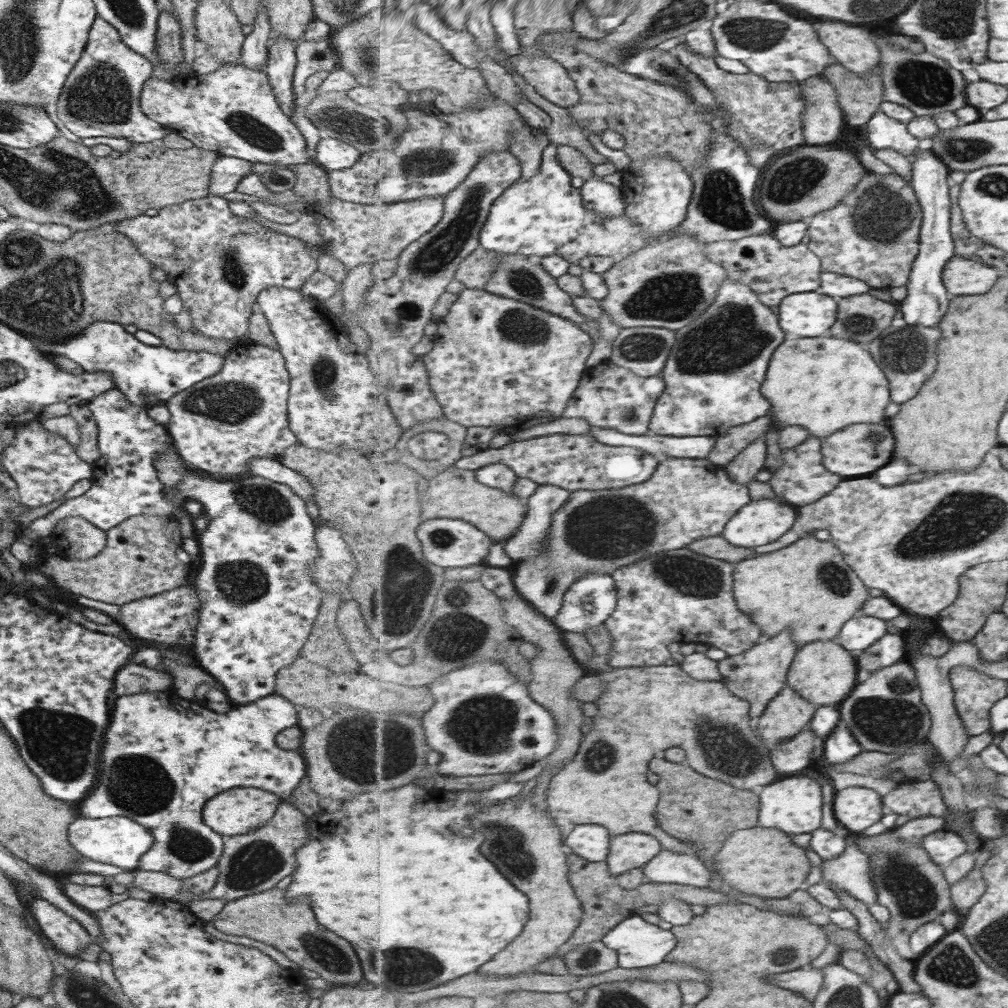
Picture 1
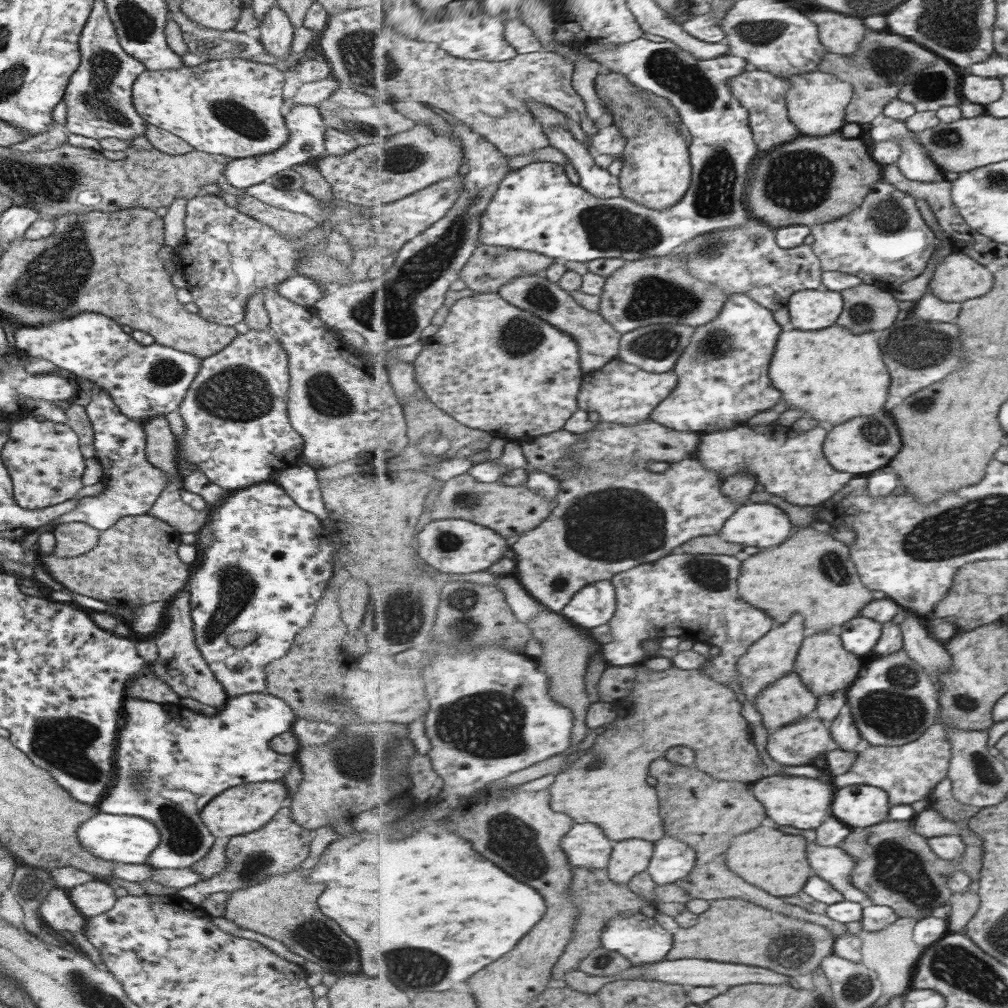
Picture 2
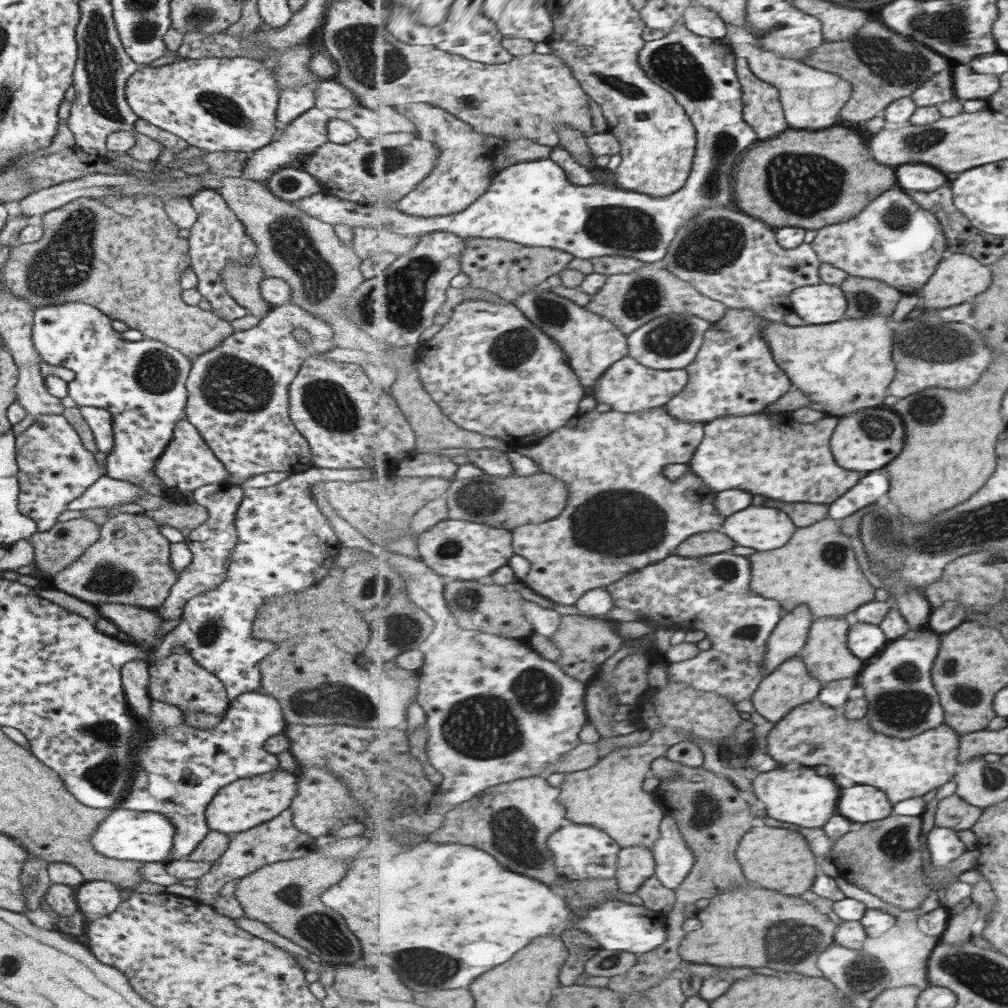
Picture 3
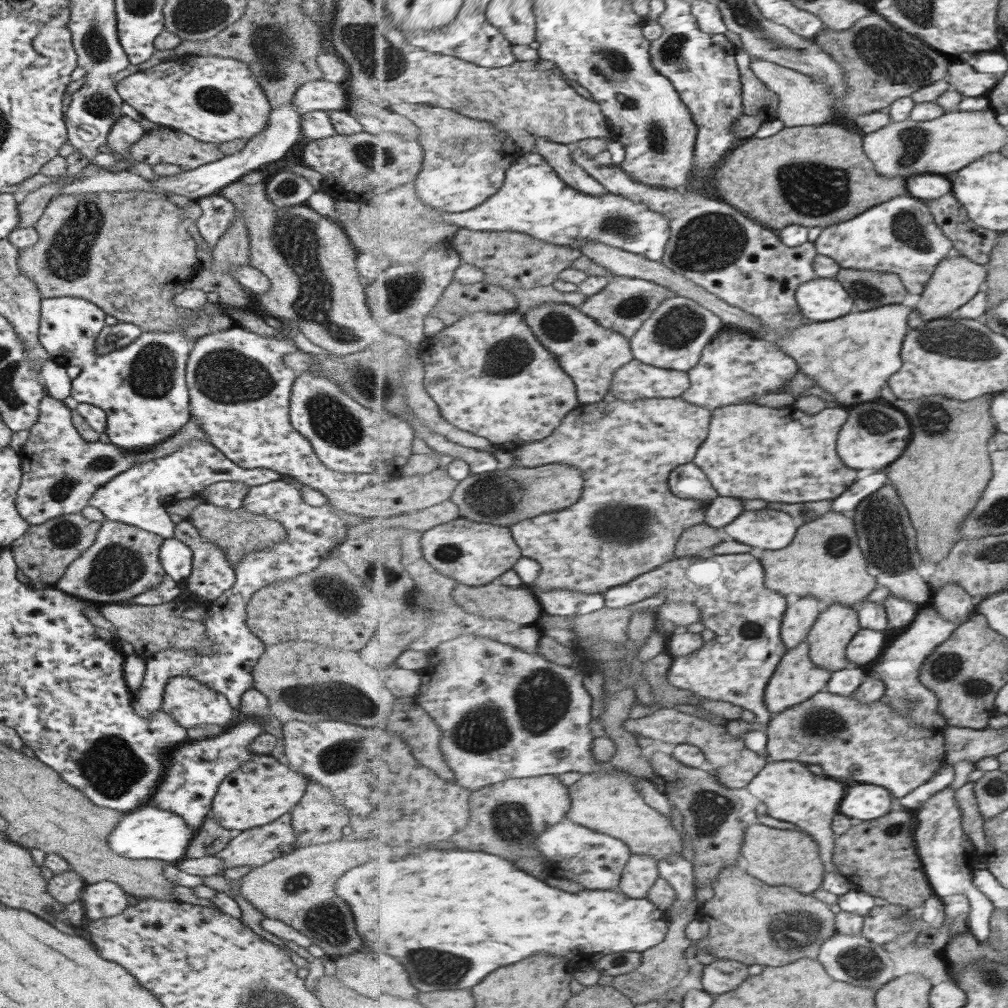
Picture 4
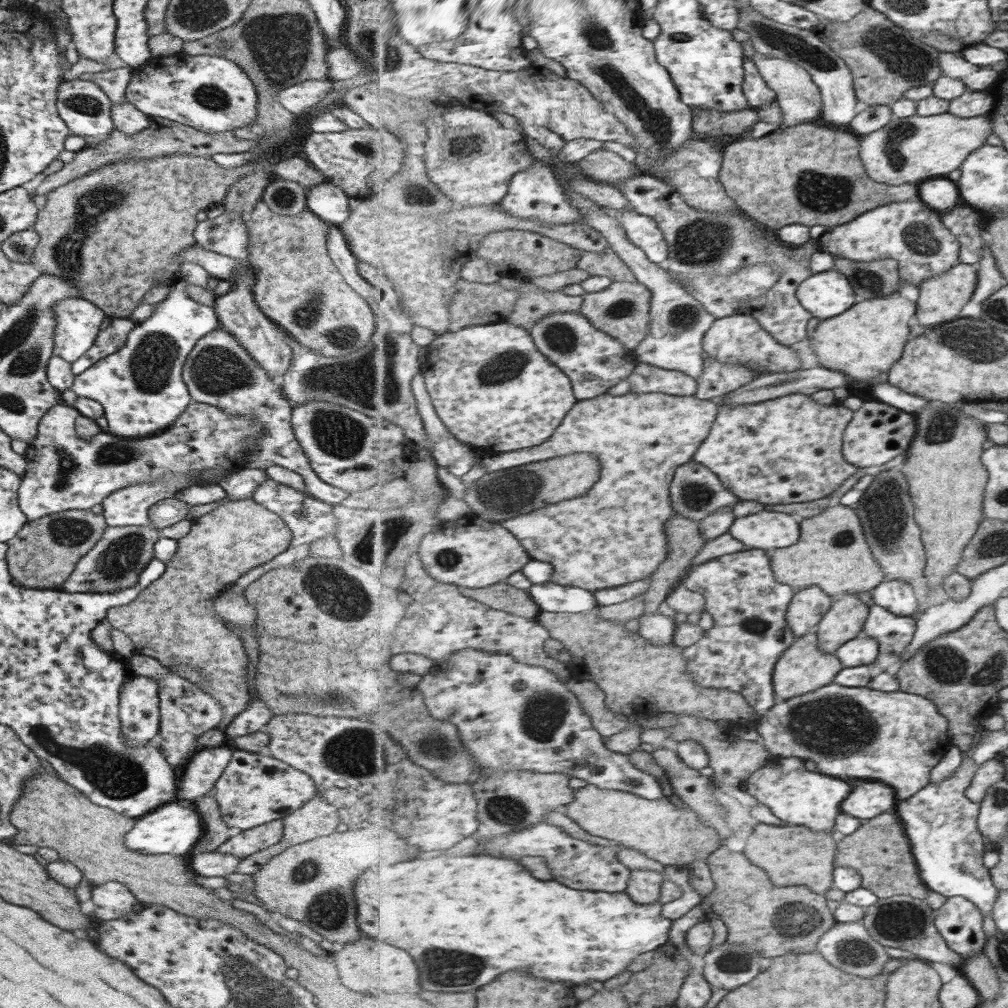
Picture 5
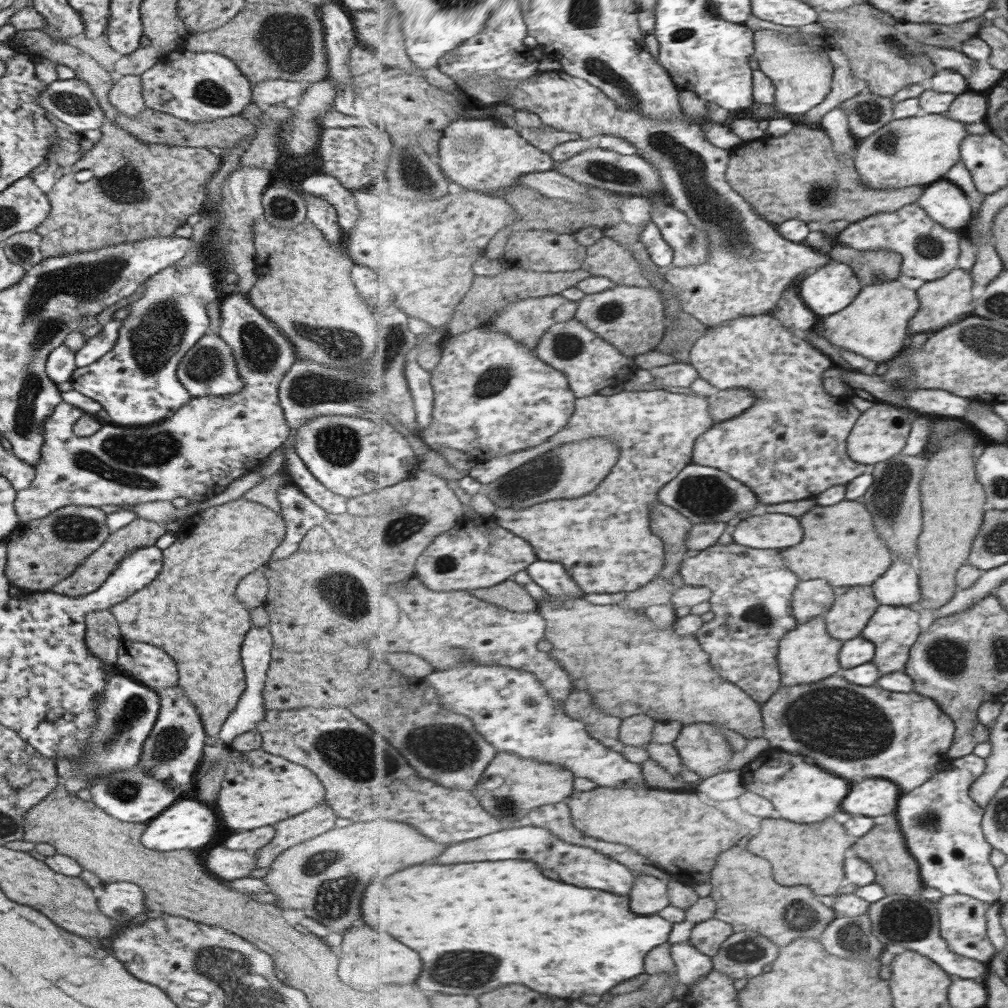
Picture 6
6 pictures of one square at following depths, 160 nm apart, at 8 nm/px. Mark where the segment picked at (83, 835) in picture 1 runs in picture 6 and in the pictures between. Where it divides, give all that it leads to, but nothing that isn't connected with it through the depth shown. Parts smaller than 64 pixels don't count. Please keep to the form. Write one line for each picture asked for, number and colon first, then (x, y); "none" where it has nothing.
2: (127, 839)
3: (144, 837)
4: (148, 833)
5: (170, 828)
6: (185, 824)

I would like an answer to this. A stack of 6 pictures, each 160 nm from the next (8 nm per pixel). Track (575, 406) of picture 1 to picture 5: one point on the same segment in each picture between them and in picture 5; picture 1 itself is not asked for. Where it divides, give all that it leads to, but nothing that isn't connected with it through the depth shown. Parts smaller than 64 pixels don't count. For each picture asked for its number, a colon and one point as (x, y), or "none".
2: (623, 393)
3: (629, 386)
4: (636, 380)
5: (646, 378)

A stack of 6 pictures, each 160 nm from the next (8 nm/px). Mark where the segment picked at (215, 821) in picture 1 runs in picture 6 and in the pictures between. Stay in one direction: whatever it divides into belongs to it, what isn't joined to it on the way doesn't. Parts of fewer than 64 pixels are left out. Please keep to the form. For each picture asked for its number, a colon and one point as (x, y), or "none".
2: (236, 811)
3: (244, 804)
4: (256, 792)
5: (253, 789)
6: (262, 789)

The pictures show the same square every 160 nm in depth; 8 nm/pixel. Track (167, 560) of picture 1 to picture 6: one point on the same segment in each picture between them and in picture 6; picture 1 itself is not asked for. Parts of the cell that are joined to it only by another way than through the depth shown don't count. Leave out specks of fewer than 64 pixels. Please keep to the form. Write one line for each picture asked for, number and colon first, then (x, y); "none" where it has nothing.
2: (134, 562)
3: (128, 564)
4: (122, 562)
5: (115, 561)
6: (87, 576)

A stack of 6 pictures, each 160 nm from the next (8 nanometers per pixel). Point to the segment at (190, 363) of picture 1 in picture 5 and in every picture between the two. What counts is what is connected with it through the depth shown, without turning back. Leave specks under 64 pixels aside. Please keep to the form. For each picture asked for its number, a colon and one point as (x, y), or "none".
2: (142, 381)
3: (141, 384)
4: (141, 389)
5: (139, 386)

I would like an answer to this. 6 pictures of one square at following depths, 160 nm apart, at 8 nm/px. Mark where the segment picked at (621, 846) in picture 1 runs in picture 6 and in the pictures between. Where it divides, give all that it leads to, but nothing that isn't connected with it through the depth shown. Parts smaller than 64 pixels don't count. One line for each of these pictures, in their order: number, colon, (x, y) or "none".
2: (630, 857)
3: (636, 864)
4: (642, 872)
5: (645, 887)
6: (650, 895)

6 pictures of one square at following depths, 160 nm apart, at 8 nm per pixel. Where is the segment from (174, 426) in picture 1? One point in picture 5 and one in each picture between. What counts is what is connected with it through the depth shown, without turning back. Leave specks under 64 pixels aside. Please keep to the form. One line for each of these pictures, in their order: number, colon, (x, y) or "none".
2: (236, 431)
3: (237, 393)
4: (238, 388)
5: (217, 371)

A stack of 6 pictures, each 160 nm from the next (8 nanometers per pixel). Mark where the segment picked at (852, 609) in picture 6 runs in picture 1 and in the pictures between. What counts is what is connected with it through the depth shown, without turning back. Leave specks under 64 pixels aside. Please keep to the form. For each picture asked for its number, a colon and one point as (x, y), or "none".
1: (825, 673)
2: (825, 666)
3: (827, 655)
4: (835, 629)
5: (846, 620)

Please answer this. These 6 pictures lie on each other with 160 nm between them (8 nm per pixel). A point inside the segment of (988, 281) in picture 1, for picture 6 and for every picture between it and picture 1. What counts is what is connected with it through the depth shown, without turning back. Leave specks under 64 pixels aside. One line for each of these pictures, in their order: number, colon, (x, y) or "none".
2: (958, 278)
3: (959, 278)
4: (957, 280)
5: (942, 299)
6: (943, 301)

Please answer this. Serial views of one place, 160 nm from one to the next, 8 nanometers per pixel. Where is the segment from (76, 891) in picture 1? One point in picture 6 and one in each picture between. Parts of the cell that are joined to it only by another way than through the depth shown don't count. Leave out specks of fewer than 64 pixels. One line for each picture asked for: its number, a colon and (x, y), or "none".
2: (91, 898)
3: (98, 898)
4: (103, 899)
5: (111, 900)
6: (119, 901)

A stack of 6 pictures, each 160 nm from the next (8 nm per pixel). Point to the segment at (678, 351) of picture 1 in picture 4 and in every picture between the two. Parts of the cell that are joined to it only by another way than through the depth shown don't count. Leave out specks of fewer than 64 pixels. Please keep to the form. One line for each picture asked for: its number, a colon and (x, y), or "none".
2: (724, 374)
3: (734, 374)
4: (735, 366)

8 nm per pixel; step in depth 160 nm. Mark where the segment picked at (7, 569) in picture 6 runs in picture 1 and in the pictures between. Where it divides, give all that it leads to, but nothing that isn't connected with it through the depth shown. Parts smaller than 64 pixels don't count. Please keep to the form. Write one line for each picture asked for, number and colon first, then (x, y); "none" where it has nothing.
1: (75, 539)
2: (72, 539)
3: (54, 549)
4: (42, 553)
5: (43, 552)

